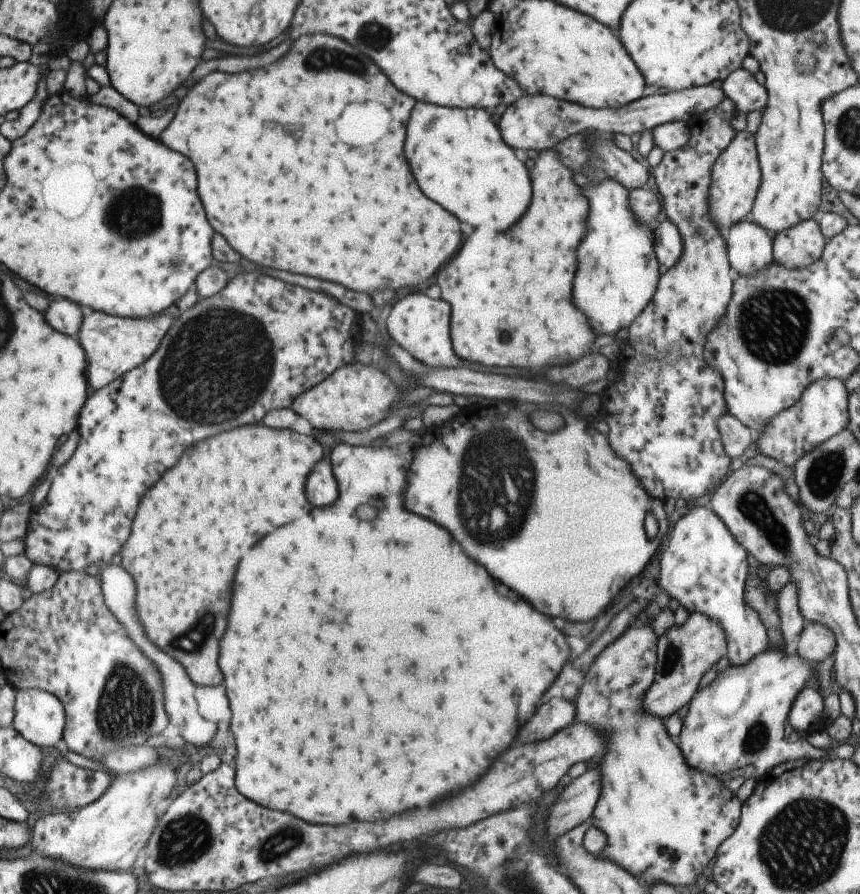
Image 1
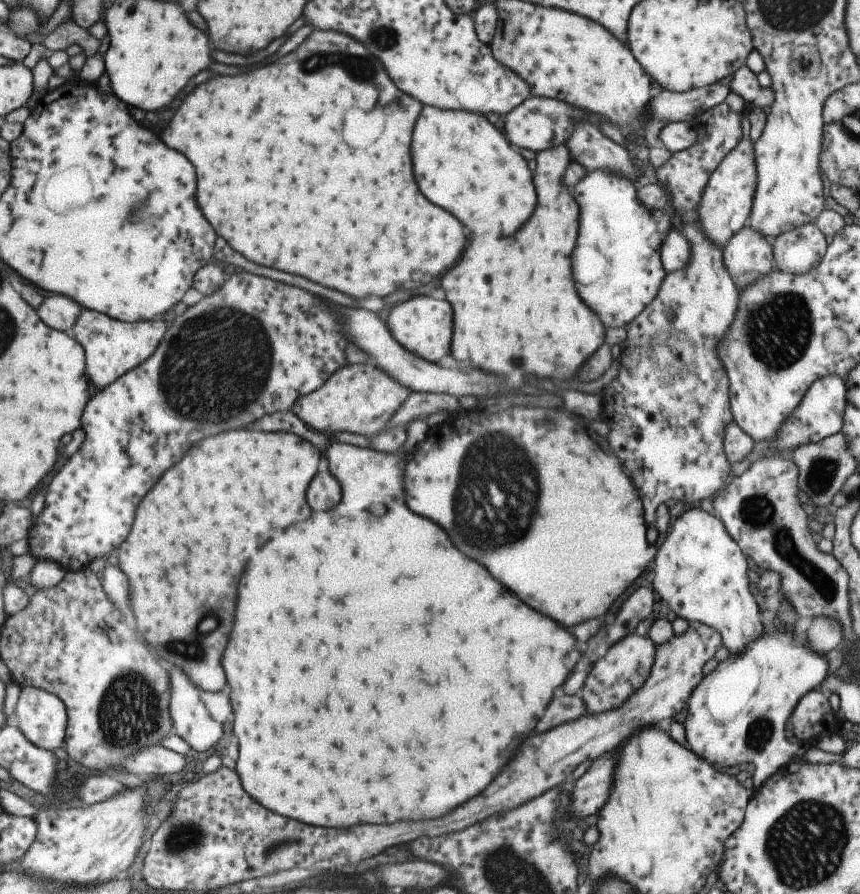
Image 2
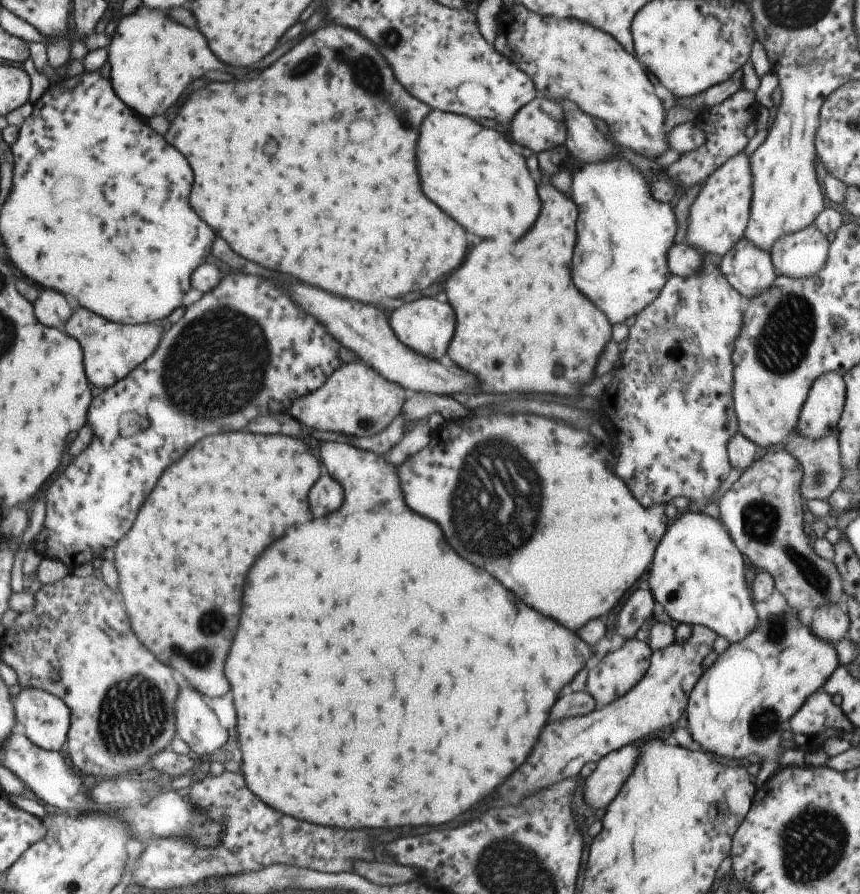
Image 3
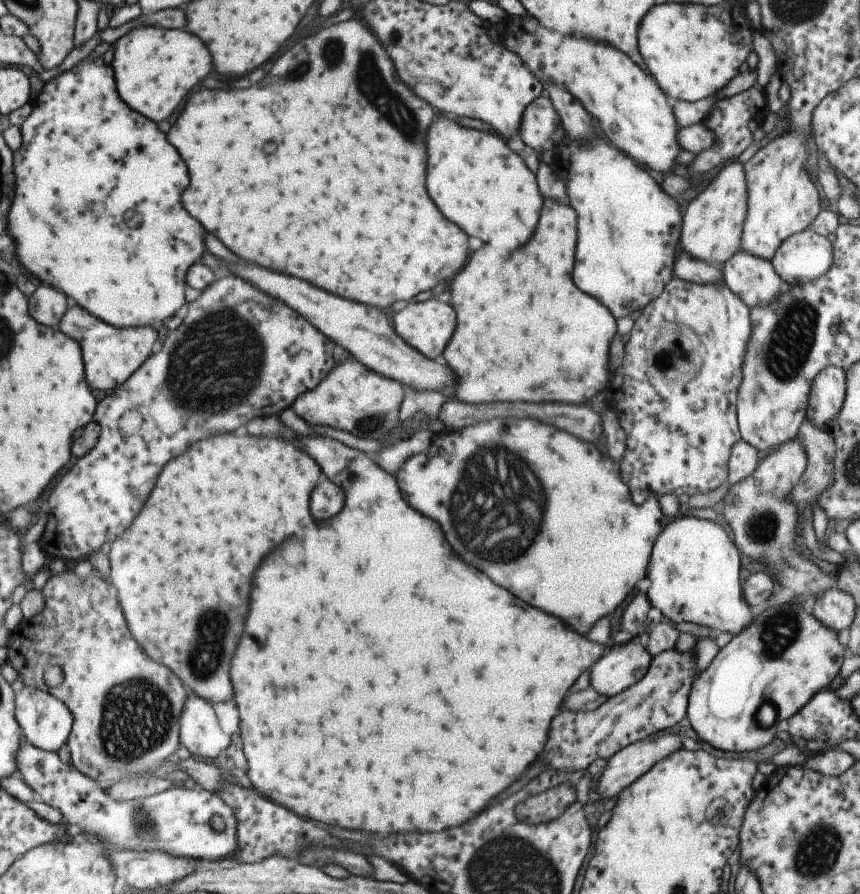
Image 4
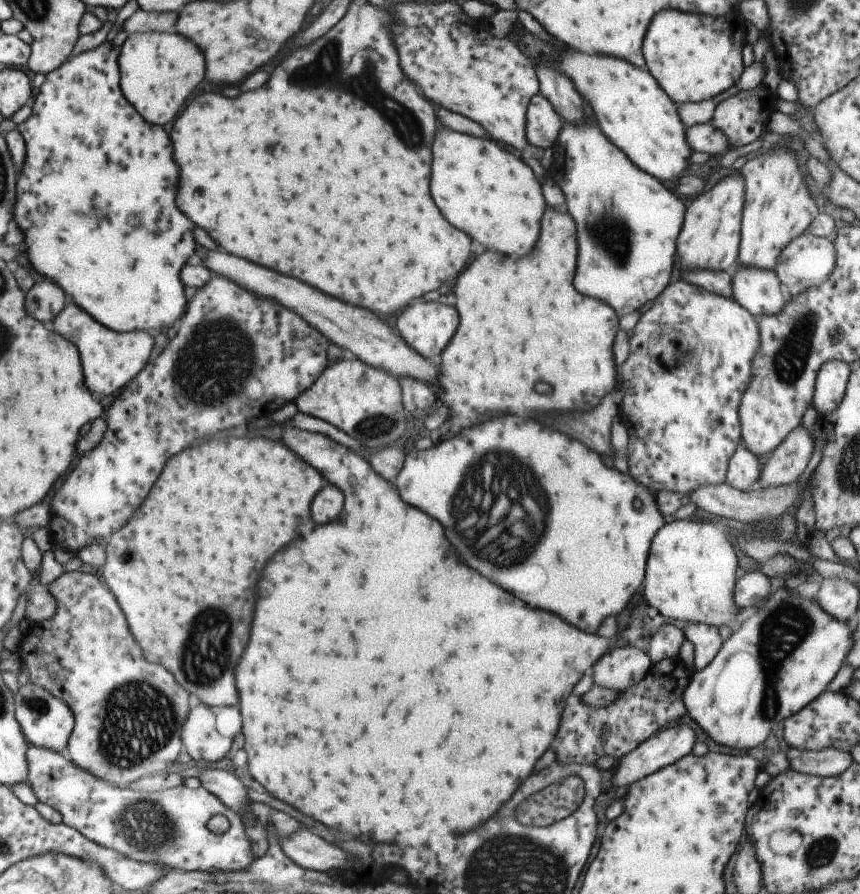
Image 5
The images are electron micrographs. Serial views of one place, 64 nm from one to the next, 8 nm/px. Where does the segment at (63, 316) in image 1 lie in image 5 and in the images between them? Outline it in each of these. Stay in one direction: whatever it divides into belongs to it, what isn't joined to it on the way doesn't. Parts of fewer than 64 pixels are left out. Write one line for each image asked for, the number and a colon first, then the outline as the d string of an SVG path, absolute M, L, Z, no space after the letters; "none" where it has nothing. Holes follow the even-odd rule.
2: M49 296L43 298L43 302L35 308L39 320L53 328L53 330L59 330L63 334L71 334L71 328L77 320L77 314L81 312L79 306L69 300L69 298L61 298L61 296Z
3: M43 290L41 294L37 294L35 302L31 302L35 318L43 324L43 326L53 326L59 332L63 332L63 324L67 322L67 318L71 316L71 306L67 304L65 296L57 294L55 290Z
4: M37 286L33 294L27 296L27 310L35 322L57 326L59 318L67 310L67 298L51 286Z
5: M49 280L35 284L25 294L25 312L39 322L53 322L65 308L65 292Z

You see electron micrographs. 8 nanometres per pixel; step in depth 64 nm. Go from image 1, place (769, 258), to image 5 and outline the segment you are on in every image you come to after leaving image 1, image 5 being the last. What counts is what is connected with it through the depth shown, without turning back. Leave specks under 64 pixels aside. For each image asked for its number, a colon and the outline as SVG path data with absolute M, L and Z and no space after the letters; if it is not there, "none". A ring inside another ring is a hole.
2: M743 226L723 246L723 264L727 274L735 280L737 290L749 288L751 282L775 270L771 240L761 238L749 226Z
3: M745 238L737 240L737 246L729 248L729 254L719 258L719 272L725 276L727 284L745 300L757 296L763 290L771 290L777 276L771 264L771 252L765 252Z
4: M737 250L729 262L723 264L723 284L747 308L769 306L779 296L781 278L773 272L771 262Z
5: M737 266L729 270L733 300L737 300L751 316L775 316L787 304L779 292L781 280L773 270L759 270L759 266Z

